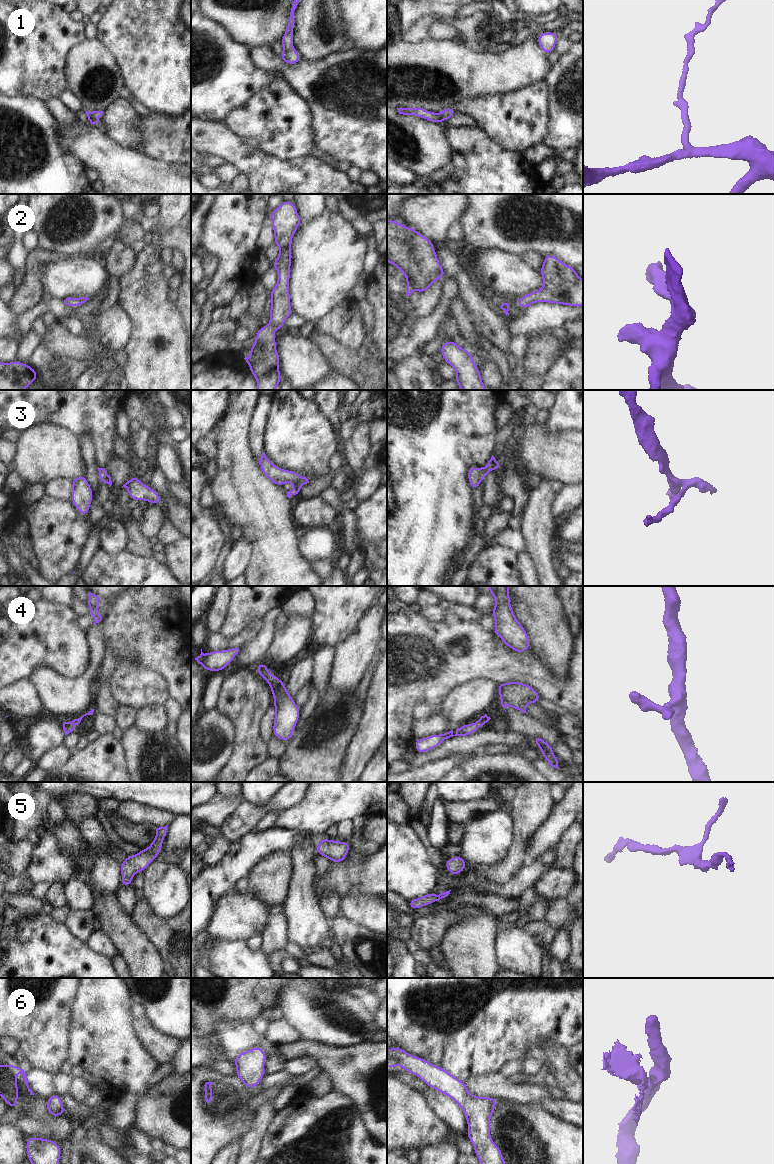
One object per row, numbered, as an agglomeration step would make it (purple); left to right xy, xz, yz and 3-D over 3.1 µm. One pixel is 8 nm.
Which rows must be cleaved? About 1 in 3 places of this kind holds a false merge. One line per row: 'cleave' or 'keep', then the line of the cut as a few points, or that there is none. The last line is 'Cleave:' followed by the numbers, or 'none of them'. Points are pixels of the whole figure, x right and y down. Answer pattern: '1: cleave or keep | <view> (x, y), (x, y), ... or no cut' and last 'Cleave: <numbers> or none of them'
1: keep | no cut
2: keep | no cut
3: cleave | yz (483, 468), (486, 475)
4: keep | no cut
5: keep | no cut
6: cleave | yz (496, 1098), (492, 1111)
Cleave: 3, 6

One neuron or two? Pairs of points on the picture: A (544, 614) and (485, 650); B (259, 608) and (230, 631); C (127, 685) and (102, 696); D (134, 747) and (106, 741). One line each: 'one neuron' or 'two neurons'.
A: two neurons
B: one neuron
C: two neurons
D: two neurons

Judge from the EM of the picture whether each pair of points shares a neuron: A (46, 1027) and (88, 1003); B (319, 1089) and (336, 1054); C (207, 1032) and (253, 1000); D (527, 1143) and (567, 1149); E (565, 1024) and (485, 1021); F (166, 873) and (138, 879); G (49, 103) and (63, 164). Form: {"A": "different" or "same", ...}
{"A": "different", "B": "different", "C": "same", "D": "same", "E": "same", "F": "different", "G": "different"}

